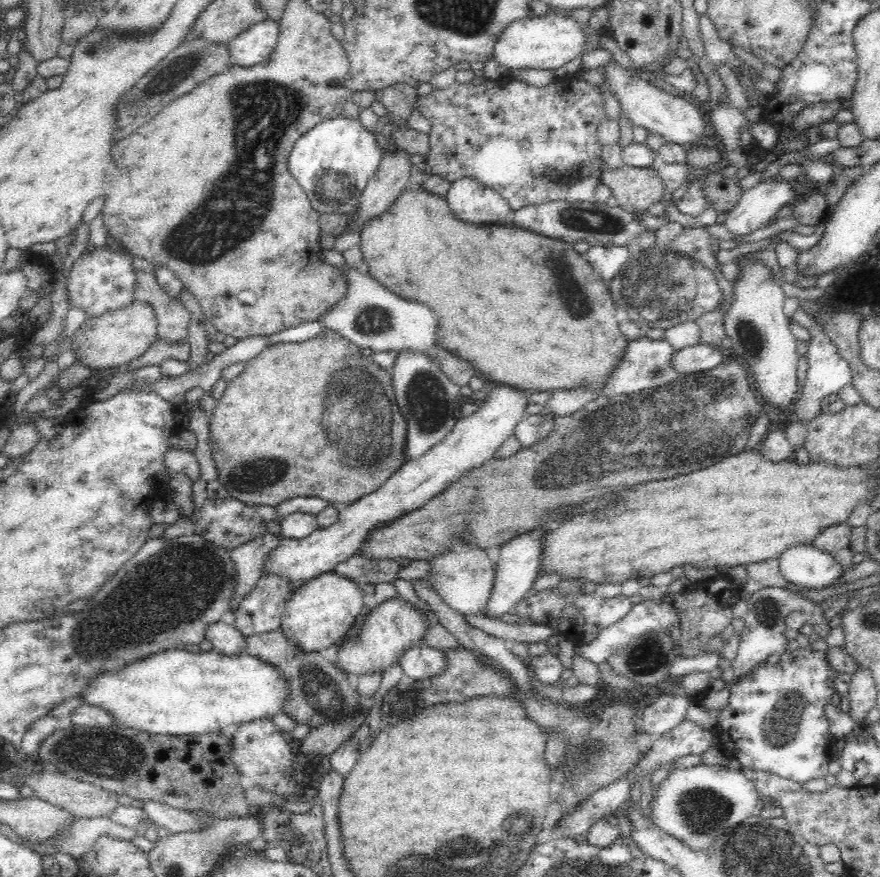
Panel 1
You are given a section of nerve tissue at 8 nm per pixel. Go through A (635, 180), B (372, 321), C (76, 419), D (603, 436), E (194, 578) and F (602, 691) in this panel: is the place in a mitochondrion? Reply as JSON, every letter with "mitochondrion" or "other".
{"A":"other","B":"mitochondrion","C":"other","D":"mitochondrion","E":"mitochondrion","F":"other"}

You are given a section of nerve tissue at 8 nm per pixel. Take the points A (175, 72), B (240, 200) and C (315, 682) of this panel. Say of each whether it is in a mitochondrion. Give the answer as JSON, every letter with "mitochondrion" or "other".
{"A":"mitochondrion","B":"mitochondrion","C":"mitochondrion"}

